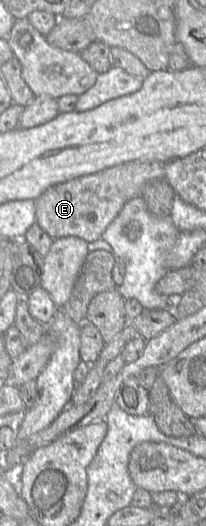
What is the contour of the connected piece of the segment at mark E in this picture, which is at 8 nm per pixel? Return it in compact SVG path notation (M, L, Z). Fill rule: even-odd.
M131 161L54 185L35 200L36 224L53 239L74 236L88 243L96 241L126 202L140 197L148 182L164 179L164 164Z

